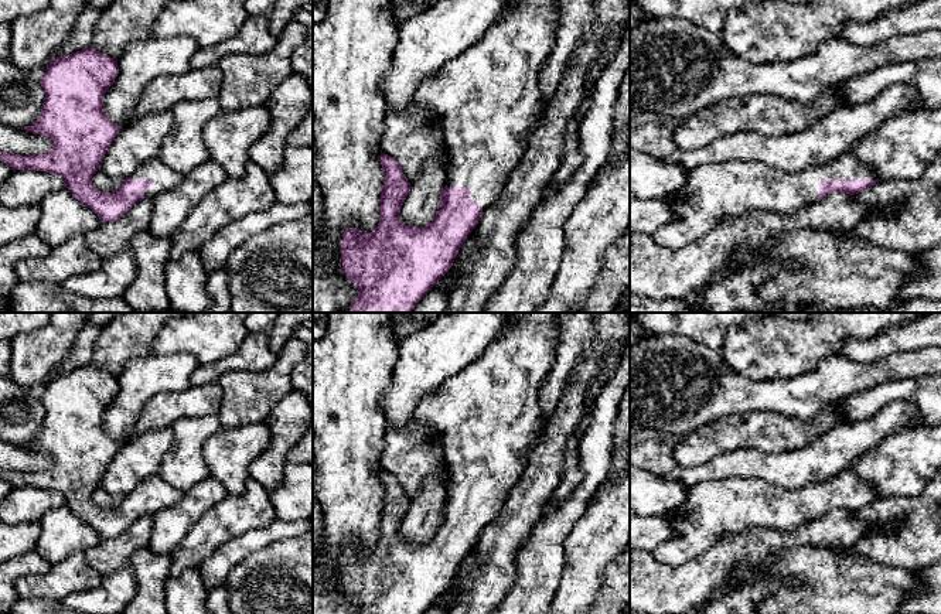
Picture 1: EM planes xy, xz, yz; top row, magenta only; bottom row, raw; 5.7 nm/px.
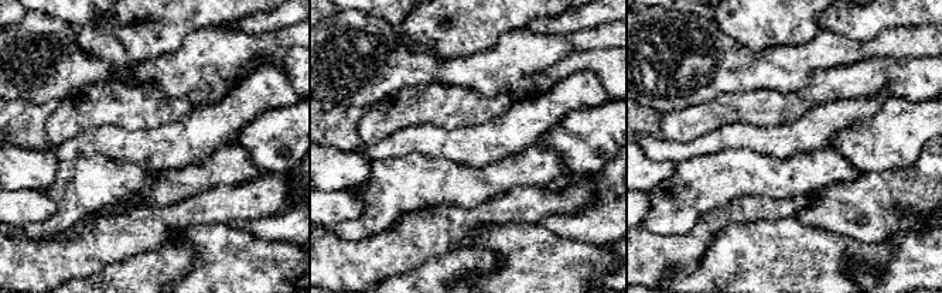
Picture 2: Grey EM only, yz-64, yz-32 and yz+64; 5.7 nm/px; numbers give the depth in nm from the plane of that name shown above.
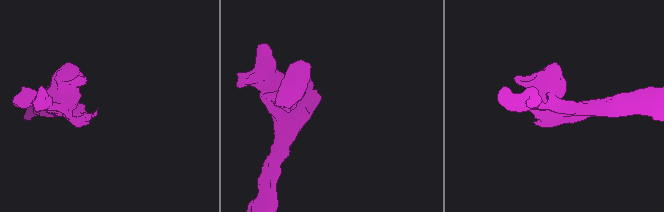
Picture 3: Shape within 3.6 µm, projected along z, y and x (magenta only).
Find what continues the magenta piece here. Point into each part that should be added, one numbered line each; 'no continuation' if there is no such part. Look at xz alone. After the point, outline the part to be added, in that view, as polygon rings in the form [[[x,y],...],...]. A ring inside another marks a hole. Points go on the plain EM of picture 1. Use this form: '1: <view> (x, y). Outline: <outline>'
1: xz (487, 415). Outline: [[[507,313],[505,323],[484,349],[458,373],[450,376],[434,392],[425,396],[413,412],[413,419],[433,427],[443,444],[450,467],[446,485],[447,504],[468,504],[470,515],[483,528],[495,519],[501,505],[522,474],[531,451],[531,443],[542,427],[541,388],[550,369],[558,341],[559,313]]]

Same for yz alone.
1: yz (713, 510). Outline: [[[852,471],[791,491],[761,480],[730,477],[688,487],[685,501],[664,515],[675,535],[654,549],[659,563],[679,566],[710,549],[720,538],[747,528],[791,532],[819,519],[821,497],[879,497]]]

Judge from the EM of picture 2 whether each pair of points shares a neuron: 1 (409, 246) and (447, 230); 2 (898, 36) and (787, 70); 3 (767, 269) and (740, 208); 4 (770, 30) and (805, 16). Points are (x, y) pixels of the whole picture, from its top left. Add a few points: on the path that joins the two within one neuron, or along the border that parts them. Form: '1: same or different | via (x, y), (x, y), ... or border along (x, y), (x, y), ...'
1: same | via (419, 237), (437, 230)
2: same | via (870, 48), (825, 50), (815, 54)
3: different | border along (780, 217), (734, 222), (716, 235)
4: same | via (778, 21), (797, 16)

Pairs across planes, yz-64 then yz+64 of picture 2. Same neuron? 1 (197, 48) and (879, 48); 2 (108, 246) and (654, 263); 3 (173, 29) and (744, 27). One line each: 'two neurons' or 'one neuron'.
1: one neuron
2: one neuron
3: one neuron

